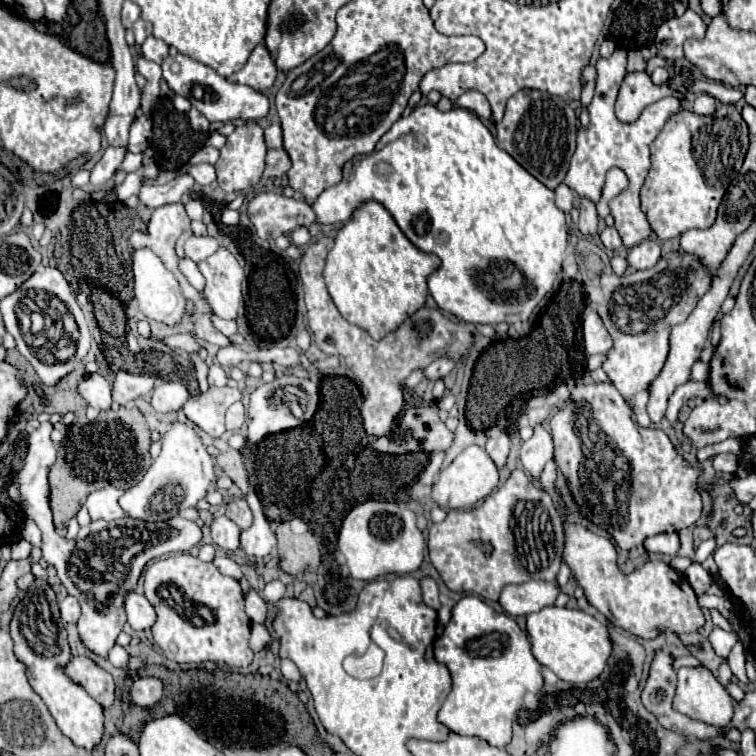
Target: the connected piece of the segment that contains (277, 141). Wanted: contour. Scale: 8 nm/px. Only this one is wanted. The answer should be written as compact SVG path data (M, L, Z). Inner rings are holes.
M272 122L270 126L266 126L264 136L266 136L268 148L282 148L282 128L278 122Z

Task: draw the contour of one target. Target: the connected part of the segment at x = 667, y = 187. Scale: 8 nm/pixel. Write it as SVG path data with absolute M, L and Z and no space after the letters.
M734 104L718 106L712 116L680 110L666 122L650 146L652 166L640 192L642 210L660 240L714 224L726 188L740 172L748 142L748 126Z

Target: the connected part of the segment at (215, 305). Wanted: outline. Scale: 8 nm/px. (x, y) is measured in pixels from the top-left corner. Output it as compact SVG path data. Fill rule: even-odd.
M220 246L216 254L198 262L198 270L206 278L204 296L214 314L220 318L236 318L236 312L242 304L240 284L246 278L238 260Z

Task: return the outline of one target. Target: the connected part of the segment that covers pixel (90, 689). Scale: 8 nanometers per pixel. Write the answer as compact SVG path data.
M72 656L65 671L72 681L82 686L103 708L114 704L116 684L112 676L92 658Z

